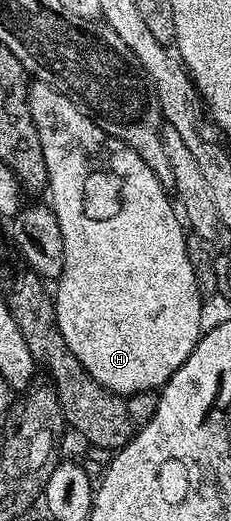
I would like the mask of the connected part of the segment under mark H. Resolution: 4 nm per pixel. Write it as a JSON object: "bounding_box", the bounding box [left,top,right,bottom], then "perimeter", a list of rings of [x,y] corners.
{"bounding_box":[30,80,204,395],"perimeter":[[[35,80],[30,87],[30,110],[36,123],[36,131],[40,135],[40,147],[44,151],[48,194],[50,193],[48,204],[60,223],[60,235],[64,235],[64,267],[62,276],[56,282],[58,293],[56,289],[53,294],[54,314],[60,335],[64,335],[64,343],[68,343],[72,355],[76,355],[76,359],[82,361],[86,374],[105,389],[109,389],[111,393],[129,395],[161,390],[170,376],[182,366],[184,359],[192,355],[198,338],[204,332],[200,327],[203,298],[199,296],[196,287],[196,275],[192,263],[188,263],[186,250],[188,233],[180,220],[179,210],[172,202],[171,194],[160,183],[160,179],[152,175],[152,167],[148,167],[148,163],[144,163],[144,159],[140,159],[140,155],[136,155],[132,147],[122,144],[120,139],[109,137],[75,101],[68,99],[68,95],[64,95],[48,83]]]}

